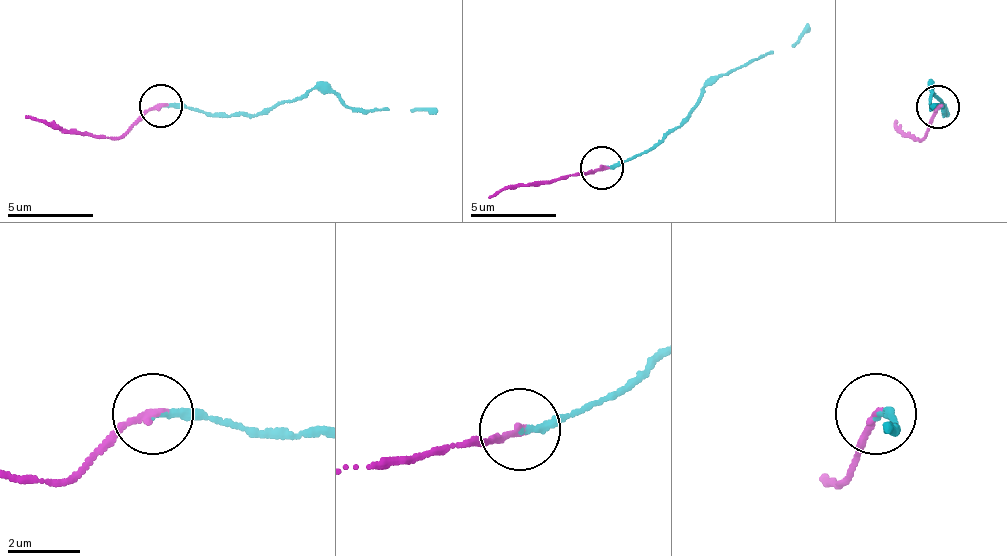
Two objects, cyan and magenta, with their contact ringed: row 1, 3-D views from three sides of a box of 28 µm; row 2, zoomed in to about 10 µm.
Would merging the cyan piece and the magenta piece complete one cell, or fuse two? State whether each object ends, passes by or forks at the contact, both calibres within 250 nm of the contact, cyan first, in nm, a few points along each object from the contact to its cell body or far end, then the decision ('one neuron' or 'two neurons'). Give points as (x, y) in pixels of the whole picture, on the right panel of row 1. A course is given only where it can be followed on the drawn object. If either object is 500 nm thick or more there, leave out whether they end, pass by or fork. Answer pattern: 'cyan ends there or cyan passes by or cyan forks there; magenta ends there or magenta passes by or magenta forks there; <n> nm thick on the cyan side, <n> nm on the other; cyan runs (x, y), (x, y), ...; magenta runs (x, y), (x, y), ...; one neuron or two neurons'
cyan ends there; magenta ends there; 190 nm thick on the cyan side, 200 nm on the other; cyan runs (937, 105), (950, 113), (946, 112), (933, 85), (929, 106), (942, 105), (929, 108); magenta runs (937, 105), (932, 110), (921, 141), (900, 137), (898, 121); one neuron

